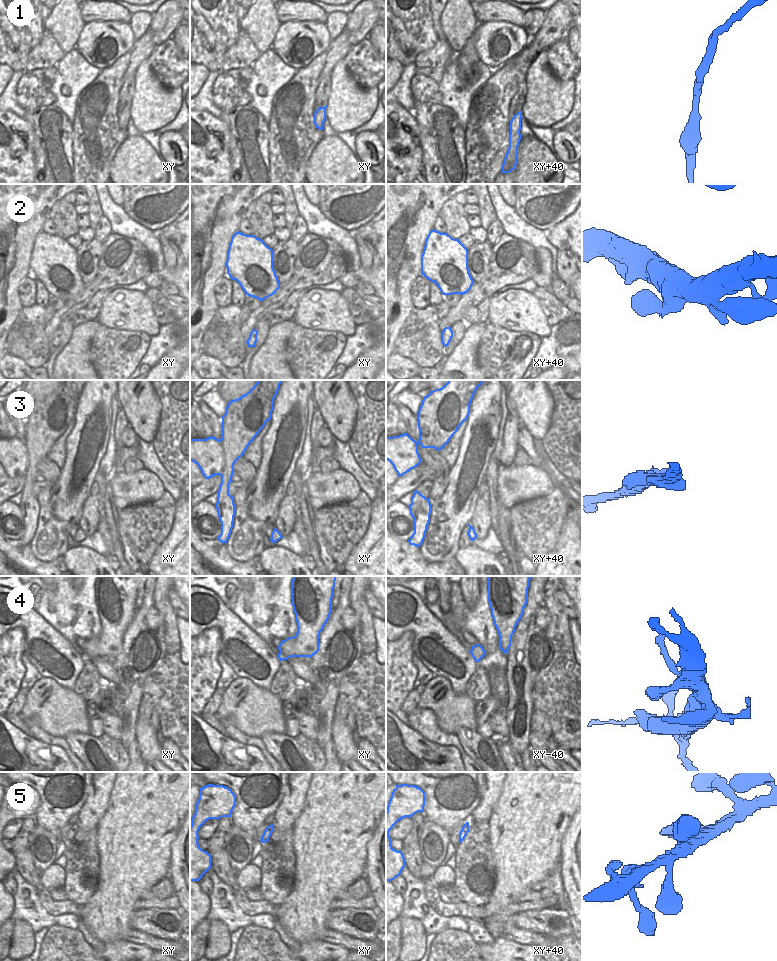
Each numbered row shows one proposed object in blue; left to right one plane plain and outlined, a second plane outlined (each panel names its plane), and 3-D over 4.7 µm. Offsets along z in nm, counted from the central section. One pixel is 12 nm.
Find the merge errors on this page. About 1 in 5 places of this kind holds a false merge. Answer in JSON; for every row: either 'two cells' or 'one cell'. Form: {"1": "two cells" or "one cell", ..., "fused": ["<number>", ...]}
{"1": "one cell", "2": "one cell", "3": "one cell", "4": "one cell", "5": "one cell", "fused": []}

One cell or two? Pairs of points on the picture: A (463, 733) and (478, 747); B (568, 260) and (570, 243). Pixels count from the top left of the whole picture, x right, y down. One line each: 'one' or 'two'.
A: one
B: two

